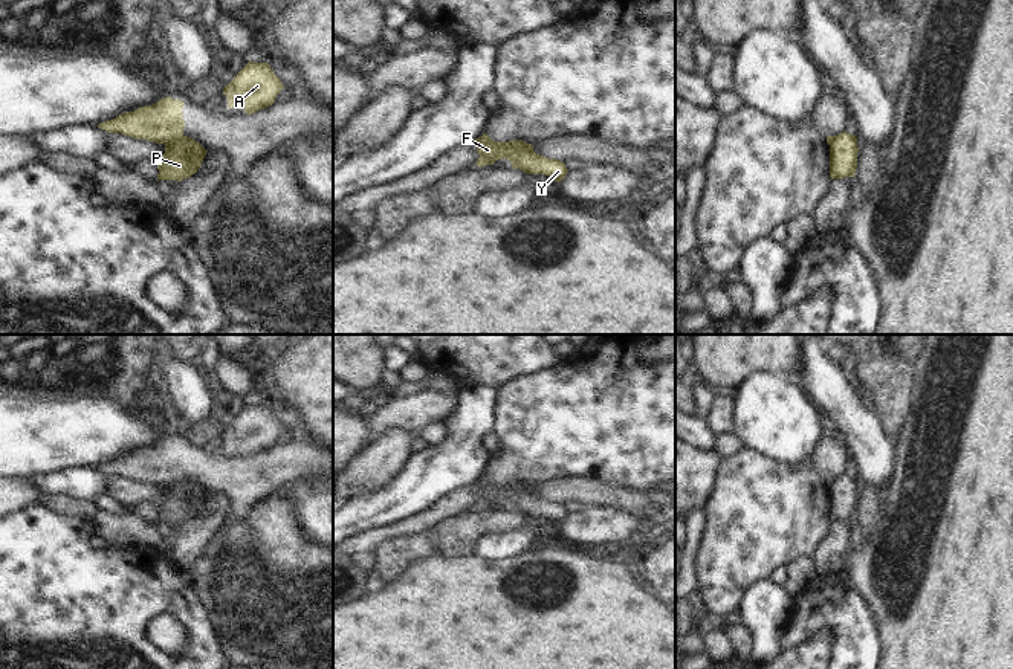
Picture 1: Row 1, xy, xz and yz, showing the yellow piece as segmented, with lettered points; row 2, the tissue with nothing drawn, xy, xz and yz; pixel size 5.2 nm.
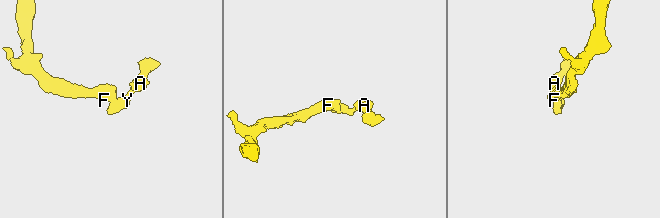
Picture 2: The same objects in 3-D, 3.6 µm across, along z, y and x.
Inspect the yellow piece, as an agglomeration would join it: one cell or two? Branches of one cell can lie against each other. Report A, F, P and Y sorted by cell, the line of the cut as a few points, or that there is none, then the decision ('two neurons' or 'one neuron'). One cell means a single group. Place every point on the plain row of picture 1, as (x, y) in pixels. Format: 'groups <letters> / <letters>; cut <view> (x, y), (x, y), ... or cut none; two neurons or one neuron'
groups A P Y / F; cut xz (532, 491), (526, 491), (518, 497), (517, 509); two neurons

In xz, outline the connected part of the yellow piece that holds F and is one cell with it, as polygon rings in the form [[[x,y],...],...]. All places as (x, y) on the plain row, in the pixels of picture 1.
[[[486,475],[475,481],[477,493],[480,496],[477,509],[494,507],[498,501],[507,501],[513,512],[518,510],[518,496],[526,492],[533,492],[532,486],[524,483],[495,484]]]

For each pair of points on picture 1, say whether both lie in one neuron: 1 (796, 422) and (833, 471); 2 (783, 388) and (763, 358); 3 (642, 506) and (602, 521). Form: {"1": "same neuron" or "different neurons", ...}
{"1": "different neurons", "2": "different neurons", "3": "different neurons"}

